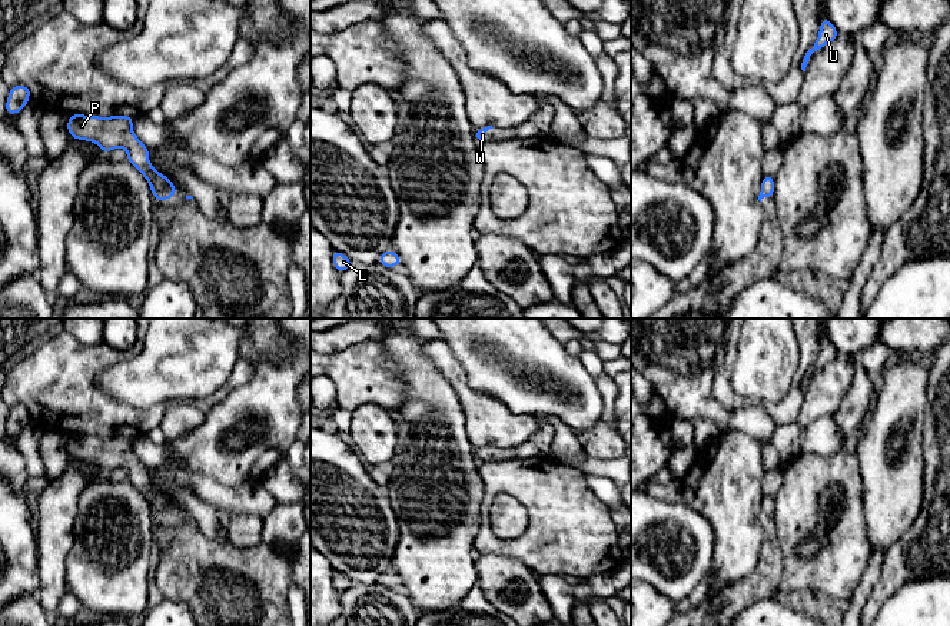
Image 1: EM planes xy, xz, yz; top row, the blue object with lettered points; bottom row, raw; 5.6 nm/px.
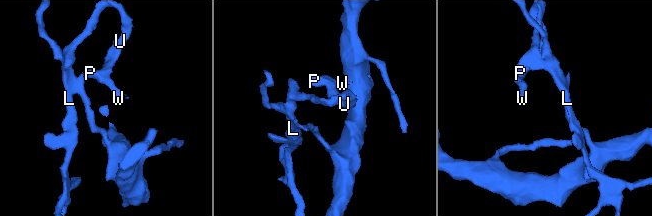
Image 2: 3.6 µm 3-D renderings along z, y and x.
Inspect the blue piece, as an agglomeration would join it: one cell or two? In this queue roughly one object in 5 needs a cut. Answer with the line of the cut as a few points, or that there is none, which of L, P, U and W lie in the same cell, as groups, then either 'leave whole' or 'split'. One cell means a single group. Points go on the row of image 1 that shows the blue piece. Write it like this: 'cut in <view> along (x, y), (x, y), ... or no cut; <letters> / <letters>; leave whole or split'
no cut; L P U W; leave whole

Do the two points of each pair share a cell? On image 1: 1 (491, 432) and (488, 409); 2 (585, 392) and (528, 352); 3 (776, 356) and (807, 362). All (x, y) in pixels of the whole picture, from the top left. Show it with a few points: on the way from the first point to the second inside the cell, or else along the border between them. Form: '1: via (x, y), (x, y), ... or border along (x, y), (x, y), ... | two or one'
1: via (491, 426), (488, 415) | one
2: via (571, 383), (542, 366) | one
3: border along (796, 333), (799, 366), (793, 375) | two

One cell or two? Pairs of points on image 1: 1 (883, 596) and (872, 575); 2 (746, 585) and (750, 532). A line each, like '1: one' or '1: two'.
1: two
2: two

